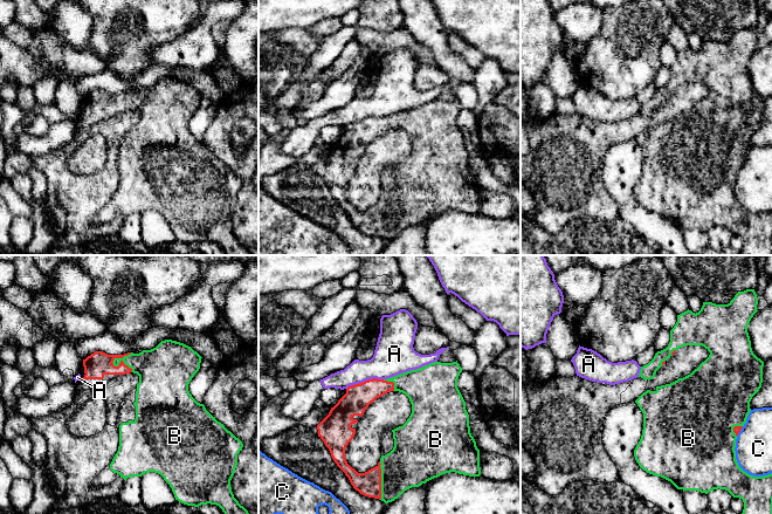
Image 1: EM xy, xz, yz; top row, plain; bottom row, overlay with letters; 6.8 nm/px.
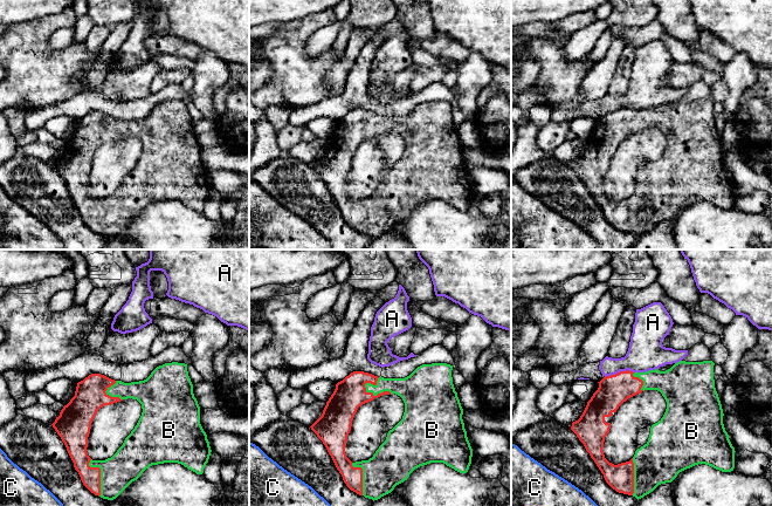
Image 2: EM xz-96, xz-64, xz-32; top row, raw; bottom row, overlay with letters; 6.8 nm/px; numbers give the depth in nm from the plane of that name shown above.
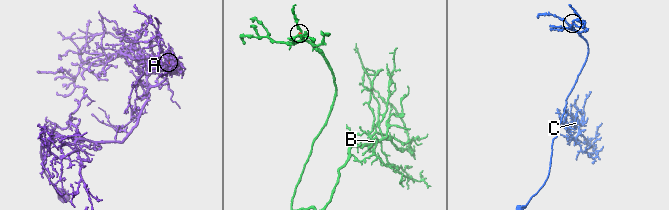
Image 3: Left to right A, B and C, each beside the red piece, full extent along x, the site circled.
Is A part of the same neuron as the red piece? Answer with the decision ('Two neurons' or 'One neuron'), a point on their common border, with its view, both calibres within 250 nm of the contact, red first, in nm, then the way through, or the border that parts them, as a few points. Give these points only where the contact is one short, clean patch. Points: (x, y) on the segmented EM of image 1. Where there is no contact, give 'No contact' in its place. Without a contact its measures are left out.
Two neurons. Touches red at xz (365, 381). Thickness 180 nm (red) against 260 nm. Boundary: xz (383, 378), (369, 378), (351, 384), (346, 389)

